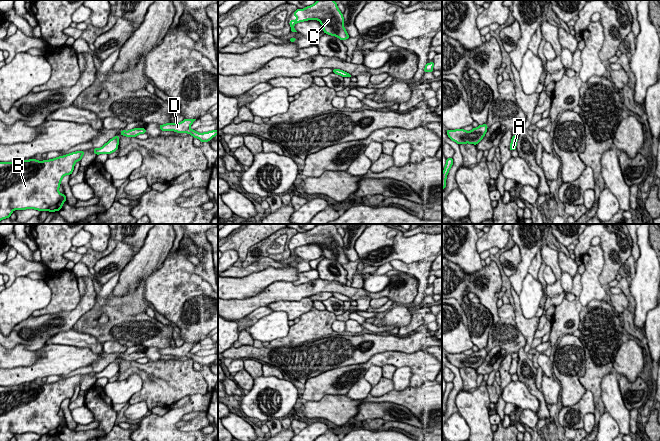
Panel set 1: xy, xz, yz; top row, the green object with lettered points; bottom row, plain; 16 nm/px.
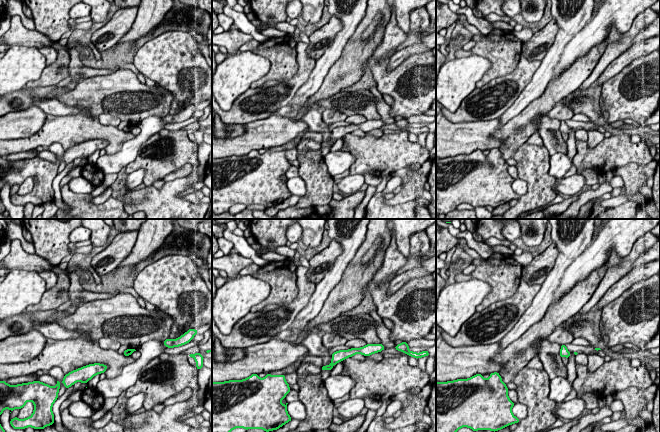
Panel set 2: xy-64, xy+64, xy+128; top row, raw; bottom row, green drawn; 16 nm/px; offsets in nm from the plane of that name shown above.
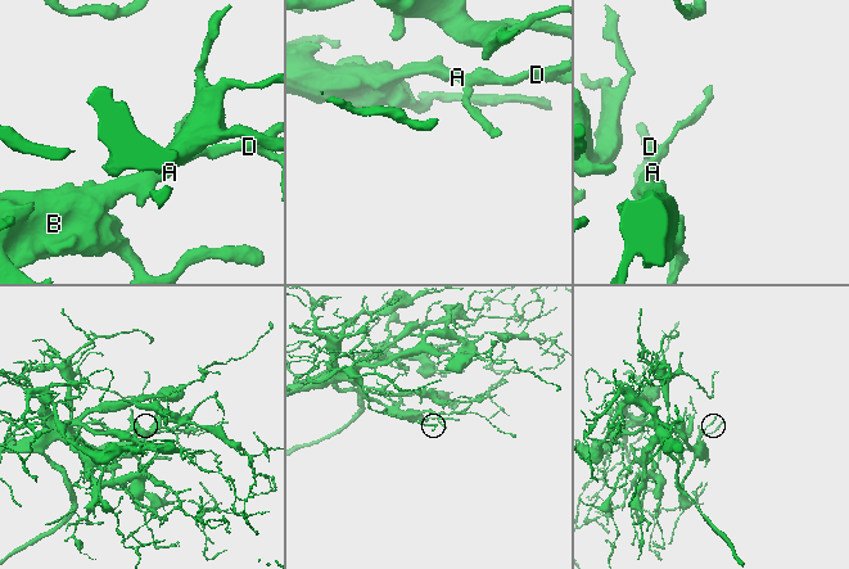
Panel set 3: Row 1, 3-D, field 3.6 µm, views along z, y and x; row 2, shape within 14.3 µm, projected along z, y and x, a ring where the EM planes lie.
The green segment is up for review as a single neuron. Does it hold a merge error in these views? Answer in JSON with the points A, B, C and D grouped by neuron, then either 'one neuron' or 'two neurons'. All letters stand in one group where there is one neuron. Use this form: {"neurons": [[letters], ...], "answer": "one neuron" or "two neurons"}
{"neurons": [["A", "B", "C", "D"]], "answer": "one neuron"}

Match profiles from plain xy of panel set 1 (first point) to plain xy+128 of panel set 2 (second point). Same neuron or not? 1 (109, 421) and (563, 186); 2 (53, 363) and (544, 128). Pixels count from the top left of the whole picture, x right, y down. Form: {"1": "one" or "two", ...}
{"1": "two", "2": "two"}

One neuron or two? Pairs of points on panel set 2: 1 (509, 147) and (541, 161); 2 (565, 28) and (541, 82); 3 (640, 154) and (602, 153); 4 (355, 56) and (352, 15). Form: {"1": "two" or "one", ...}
{"1": "two", "2": "one", "3": "one", "4": "two"}

